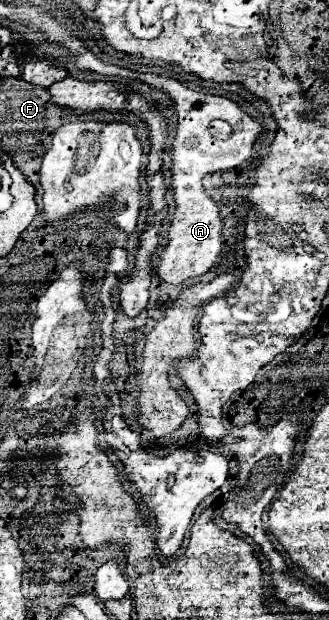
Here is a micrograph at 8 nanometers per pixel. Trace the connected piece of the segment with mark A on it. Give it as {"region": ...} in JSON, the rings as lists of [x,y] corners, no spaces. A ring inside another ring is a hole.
{"region":[[[52,23],[50,29],[46,25],[40,25],[38,29],[44,29],[48,33],[48,41],[56,41],[56,43],[68,47],[76,55],[78,67],[82,71],[96,71],[100,75],[120,75],[120,77],[128,77],[128,79],[142,79],[144,83],[150,83],[154,89],[164,89],[168,93],[168,97],[174,101],[174,107],[178,111],[178,127],[174,131],[174,143],[170,149],[170,159],[172,159],[170,171],[172,171],[172,189],[174,189],[176,209],[174,209],[174,215],[172,215],[170,227],[168,227],[168,245],[156,261],[156,271],[162,281],[174,283],[174,285],[210,271],[222,253],[224,241],[222,241],[220,205],[214,203],[214,199],[204,193],[202,177],[206,175],[206,171],[232,169],[232,167],[240,167],[242,163],[250,161],[252,153],[254,153],[254,143],[262,135],[262,125],[256,119],[252,119],[248,113],[244,113],[242,107],[228,97],[192,91],[186,85],[182,85],[180,81],[170,79],[164,73],[138,73],[132,69],[104,63],[102,59],[98,59],[98,55],[94,51],[84,47],[84,41],[80,37],[74,37],[74,33],[68,31],[68,27],[64,23],[60,23],[60,25]],[[212,119],[224,119],[224,121],[212,121]],[[208,125],[210,125],[210,133],[216,139],[208,133]]]}

